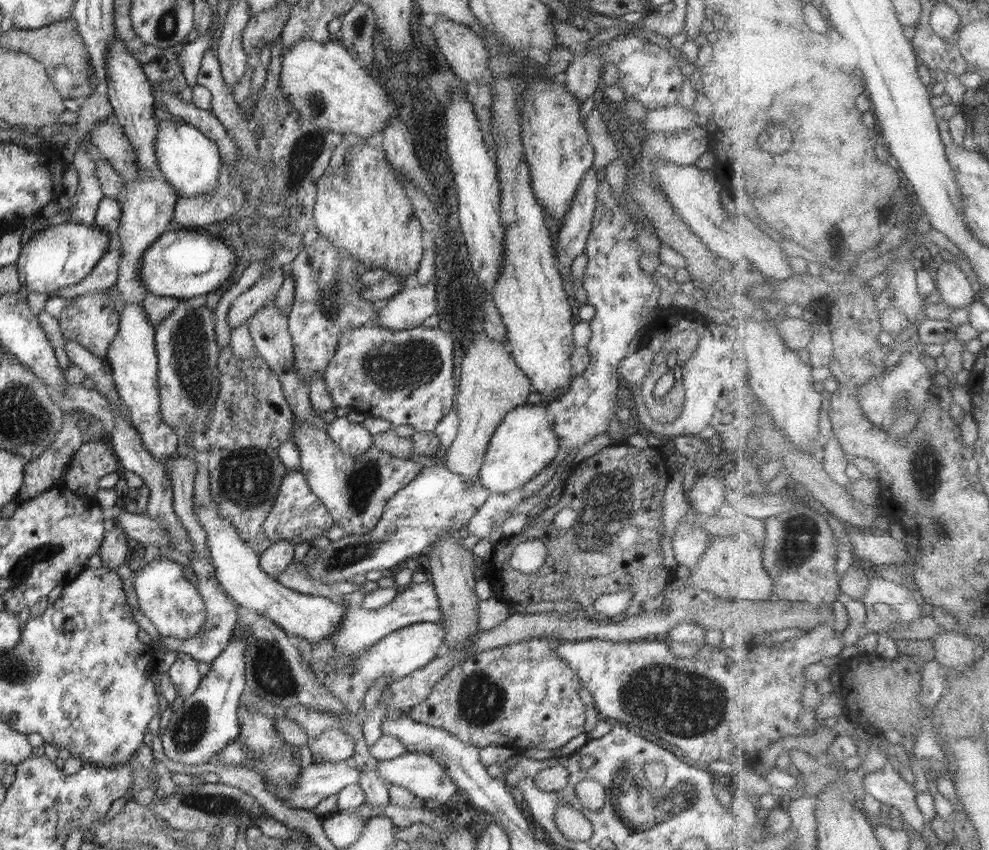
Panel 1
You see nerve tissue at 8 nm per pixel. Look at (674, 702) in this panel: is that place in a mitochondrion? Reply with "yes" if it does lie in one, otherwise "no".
yes

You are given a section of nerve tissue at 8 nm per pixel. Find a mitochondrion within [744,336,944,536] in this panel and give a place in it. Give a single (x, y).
(901, 400)

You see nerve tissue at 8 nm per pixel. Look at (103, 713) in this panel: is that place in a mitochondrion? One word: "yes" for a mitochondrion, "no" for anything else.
no

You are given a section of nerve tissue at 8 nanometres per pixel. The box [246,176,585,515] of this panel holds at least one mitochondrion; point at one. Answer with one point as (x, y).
(393, 366)

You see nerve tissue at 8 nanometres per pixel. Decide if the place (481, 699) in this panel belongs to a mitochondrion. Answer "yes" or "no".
yes

